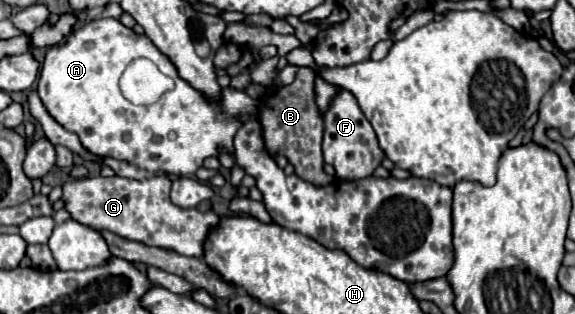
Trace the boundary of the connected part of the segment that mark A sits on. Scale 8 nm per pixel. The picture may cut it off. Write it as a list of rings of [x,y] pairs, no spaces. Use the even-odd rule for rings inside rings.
[[[102,18],[102,20],[90,20],[84,26],[76,28],[66,36],[64,42],[48,48],[46,60],[42,64],[40,76],[38,76],[38,96],[44,102],[48,114],[62,124],[68,132],[74,132],[82,146],[98,158],[116,158],[130,164],[136,164],[148,172],[166,172],[174,176],[188,176],[194,174],[202,162],[208,156],[216,156],[218,148],[226,148],[232,152],[232,138],[236,130],[240,128],[240,122],[236,120],[238,114],[254,114],[258,112],[260,102],[248,98],[246,92],[224,88],[222,102],[208,104],[200,92],[196,92],[186,80],[178,76],[176,66],[170,62],[168,56],[164,56],[146,34],[136,34],[134,30],[122,26],[116,18]],[[136,58],[148,58],[152,60],[166,76],[174,78],[176,86],[174,90],[166,92],[158,102],[152,106],[132,106],[130,100],[124,98],[120,90],[120,76],[126,70],[126,66]]]

